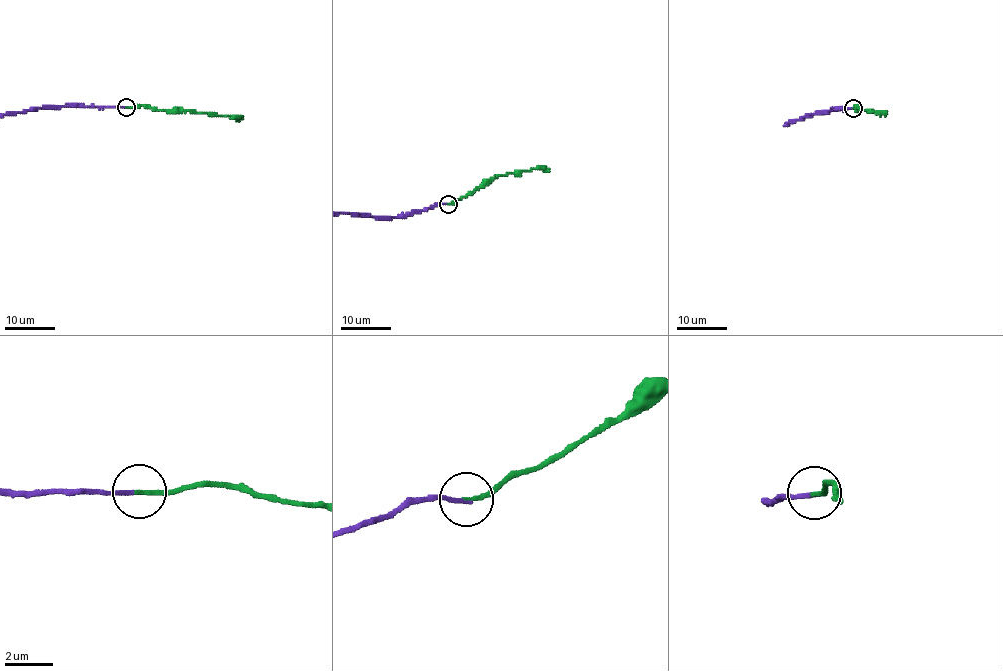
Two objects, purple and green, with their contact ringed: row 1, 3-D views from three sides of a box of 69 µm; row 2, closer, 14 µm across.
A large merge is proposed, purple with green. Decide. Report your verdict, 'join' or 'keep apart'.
join

